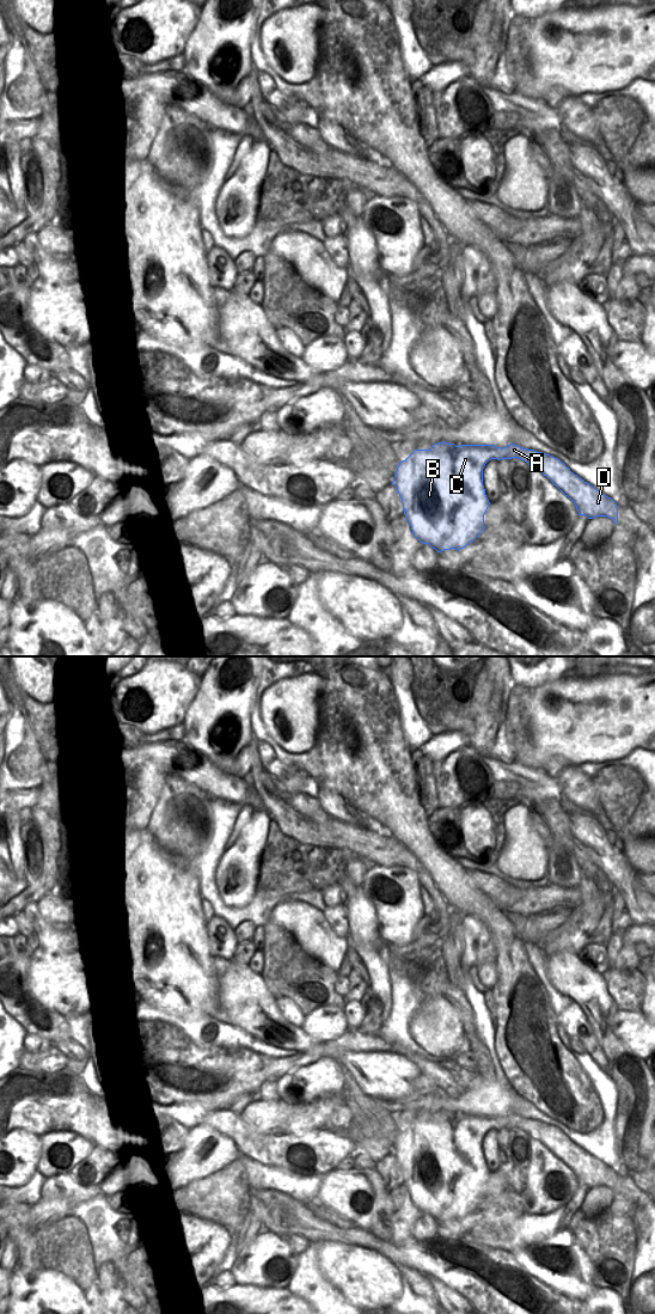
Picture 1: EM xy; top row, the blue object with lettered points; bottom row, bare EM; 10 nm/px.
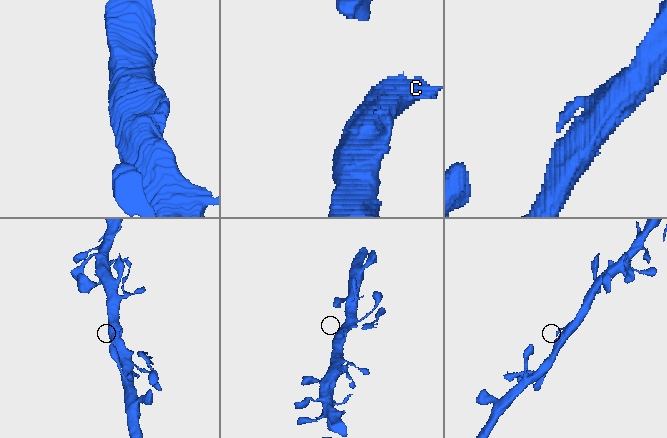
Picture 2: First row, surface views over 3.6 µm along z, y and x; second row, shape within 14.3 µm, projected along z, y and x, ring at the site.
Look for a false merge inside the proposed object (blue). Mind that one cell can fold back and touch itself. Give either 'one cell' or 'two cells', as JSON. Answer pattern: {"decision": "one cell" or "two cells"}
{"decision": "two cells"}

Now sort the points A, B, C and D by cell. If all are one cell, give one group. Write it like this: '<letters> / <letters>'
A D / B C

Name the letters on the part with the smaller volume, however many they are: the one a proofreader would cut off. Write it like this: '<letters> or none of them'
A, D

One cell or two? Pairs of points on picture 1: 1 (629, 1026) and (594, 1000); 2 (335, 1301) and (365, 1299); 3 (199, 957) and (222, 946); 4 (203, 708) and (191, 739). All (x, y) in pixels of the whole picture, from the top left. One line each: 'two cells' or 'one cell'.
1: two cells
2: two cells
3: two cells
4: one cell

